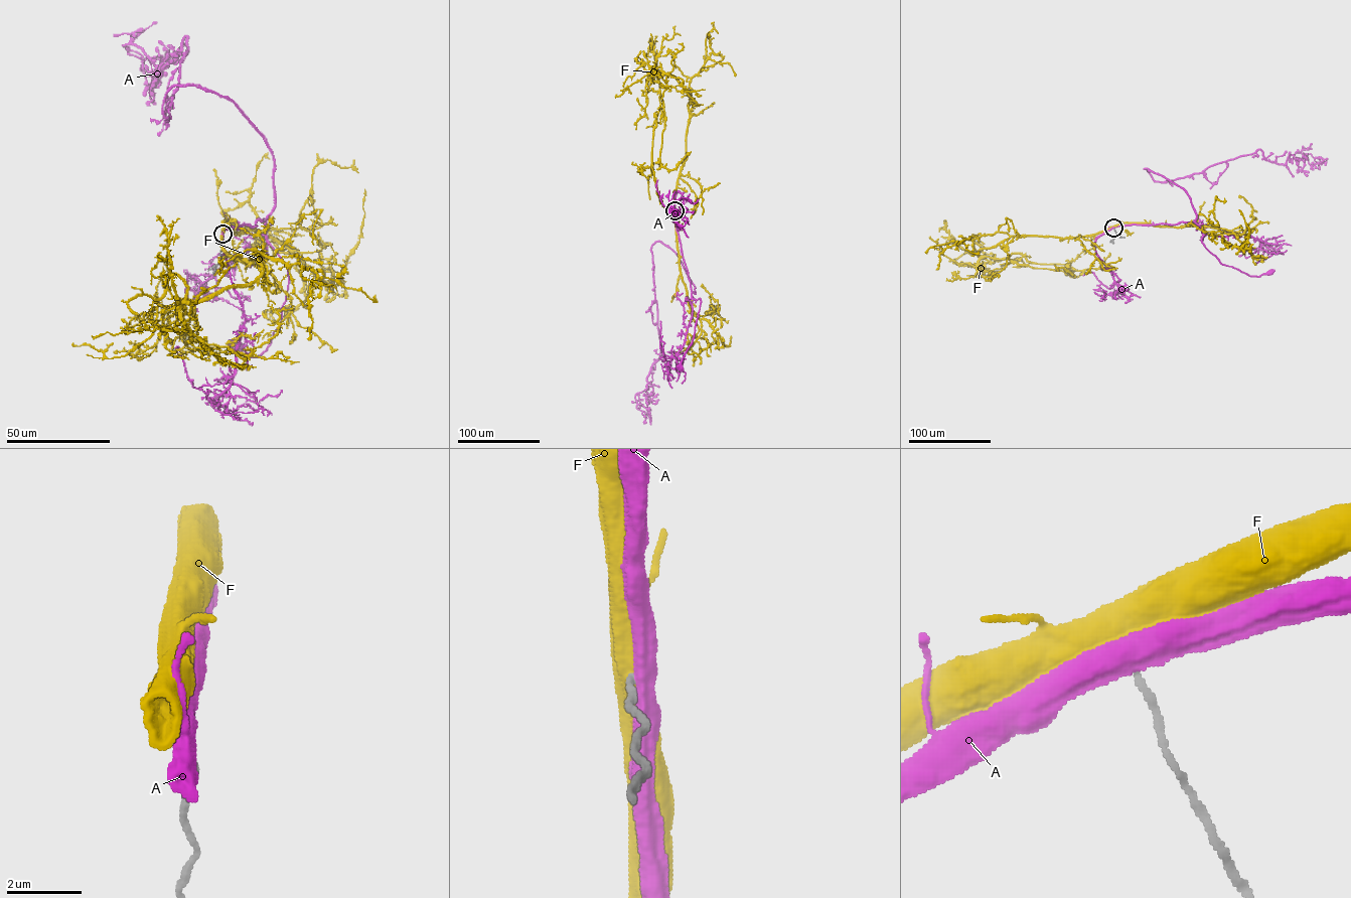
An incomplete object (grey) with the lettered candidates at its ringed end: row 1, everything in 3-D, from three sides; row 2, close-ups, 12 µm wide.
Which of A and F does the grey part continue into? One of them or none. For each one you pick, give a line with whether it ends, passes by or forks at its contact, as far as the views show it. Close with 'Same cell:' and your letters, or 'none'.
Same cell: none

